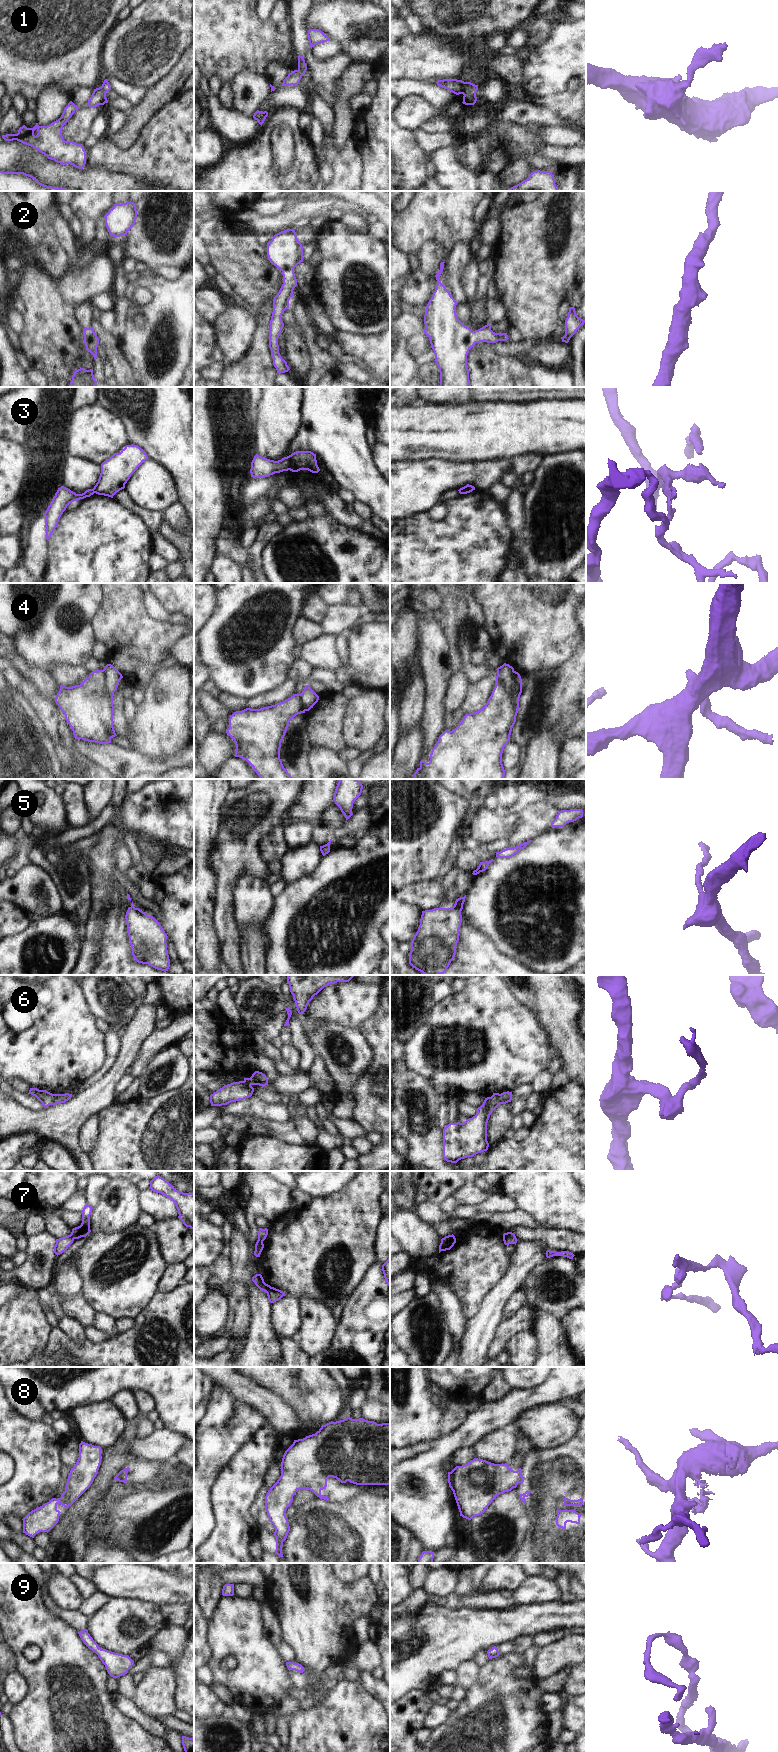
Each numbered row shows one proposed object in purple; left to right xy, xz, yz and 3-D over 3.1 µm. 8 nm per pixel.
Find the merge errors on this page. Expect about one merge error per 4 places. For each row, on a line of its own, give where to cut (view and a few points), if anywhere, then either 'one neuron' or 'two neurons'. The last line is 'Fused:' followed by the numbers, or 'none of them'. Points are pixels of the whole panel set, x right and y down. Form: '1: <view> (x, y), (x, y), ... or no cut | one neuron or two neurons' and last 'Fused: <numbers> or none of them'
1: no cut | one neuron
2: no cut | one neuron
3: xz (288, 456), (290, 460), (289, 469) | two neurons
4: yz (514, 671), (514, 686), (510, 690), (502, 681), (496, 679) | two neurons
5: no cut | one neuron
6: xy (54, 1094), (51, 1104) | two neurons
7: xz (270, 1286), (266, 1292) | two neurons
8: yz (517, 1470), (519, 1475), (518, 1482) | two neurons
9: no cut | one neuron
Fused: 3, 4, 6, 7, 8

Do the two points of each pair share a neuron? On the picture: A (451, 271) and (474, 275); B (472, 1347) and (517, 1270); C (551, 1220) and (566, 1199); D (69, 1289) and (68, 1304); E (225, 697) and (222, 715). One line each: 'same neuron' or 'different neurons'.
A: different neurons
B: same neuron
C: same neuron
D: different neurons
E: different neurons

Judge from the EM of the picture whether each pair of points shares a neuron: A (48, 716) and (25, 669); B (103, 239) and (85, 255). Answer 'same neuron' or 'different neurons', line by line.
A: different neurons
B: same neuron

